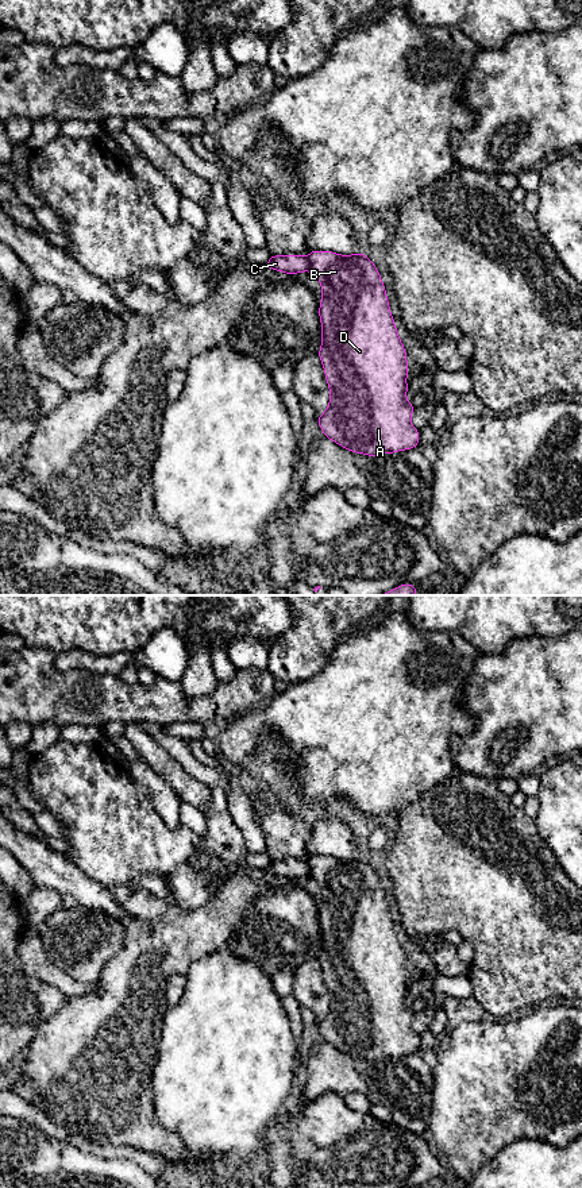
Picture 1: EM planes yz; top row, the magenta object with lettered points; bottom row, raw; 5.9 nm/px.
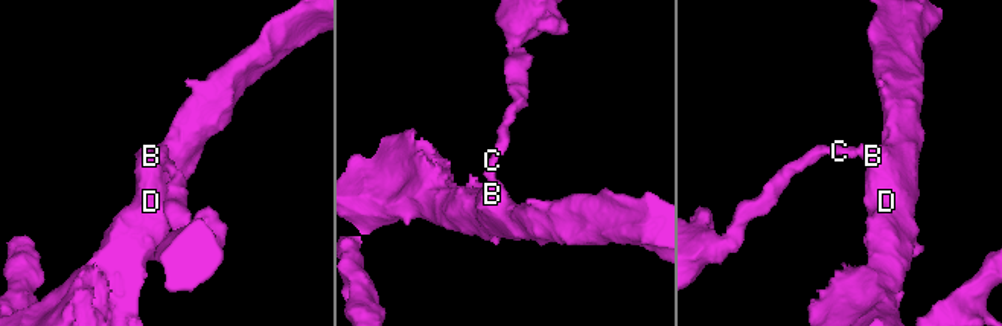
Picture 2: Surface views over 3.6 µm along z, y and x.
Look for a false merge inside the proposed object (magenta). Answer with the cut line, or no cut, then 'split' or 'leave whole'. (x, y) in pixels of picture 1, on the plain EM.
yz (307, 863), (309, 875) | split

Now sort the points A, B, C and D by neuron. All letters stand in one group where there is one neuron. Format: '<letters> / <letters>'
A B D / C

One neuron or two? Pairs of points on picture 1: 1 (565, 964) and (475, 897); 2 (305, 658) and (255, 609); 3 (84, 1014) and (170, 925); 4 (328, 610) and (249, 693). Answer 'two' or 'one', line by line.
1: one
2: two
3: one
4: two

